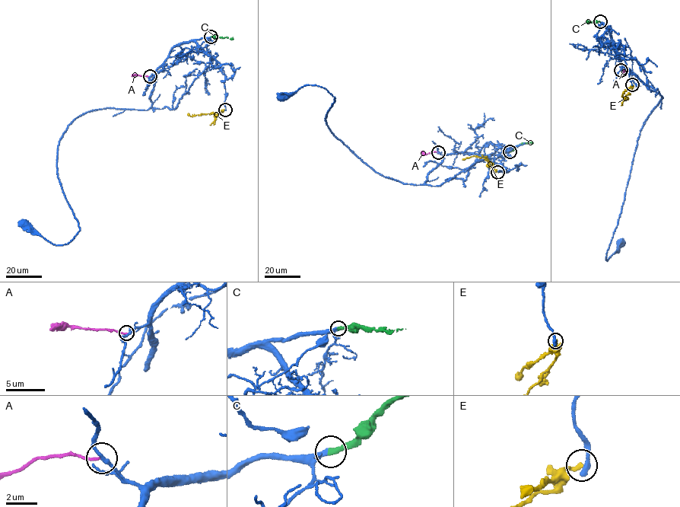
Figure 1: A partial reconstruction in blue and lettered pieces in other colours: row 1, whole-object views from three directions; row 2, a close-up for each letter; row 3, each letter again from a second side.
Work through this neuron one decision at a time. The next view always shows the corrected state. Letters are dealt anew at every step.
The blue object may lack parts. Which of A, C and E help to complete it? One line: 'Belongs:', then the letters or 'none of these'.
Belongs: C

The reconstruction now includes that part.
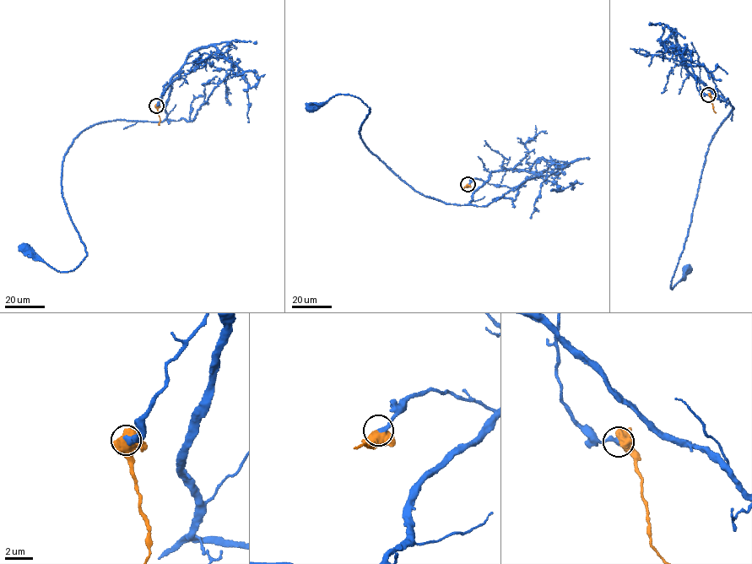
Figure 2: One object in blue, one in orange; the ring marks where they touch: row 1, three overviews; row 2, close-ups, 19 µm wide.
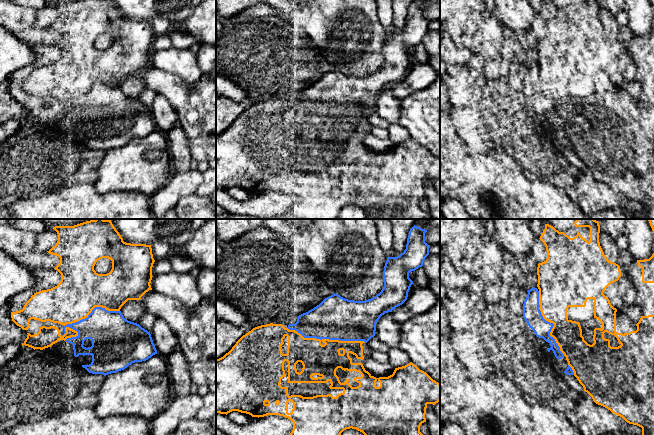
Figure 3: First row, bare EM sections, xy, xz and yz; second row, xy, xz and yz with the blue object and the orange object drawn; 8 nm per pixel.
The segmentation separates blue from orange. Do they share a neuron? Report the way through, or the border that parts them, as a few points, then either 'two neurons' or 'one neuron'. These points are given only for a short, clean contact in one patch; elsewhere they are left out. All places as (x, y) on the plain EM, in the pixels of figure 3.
one neuron

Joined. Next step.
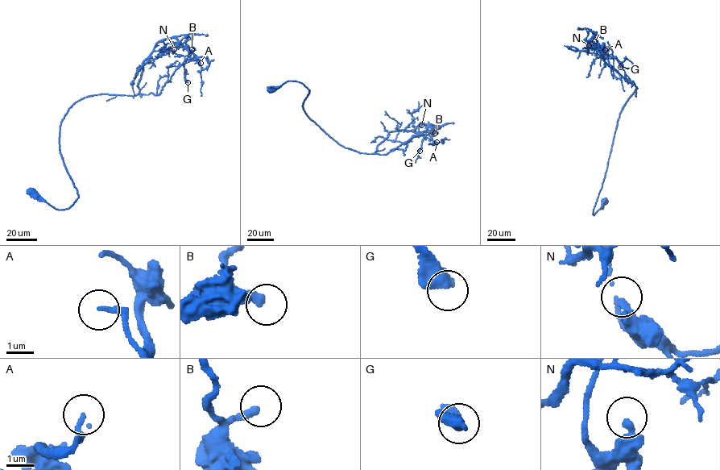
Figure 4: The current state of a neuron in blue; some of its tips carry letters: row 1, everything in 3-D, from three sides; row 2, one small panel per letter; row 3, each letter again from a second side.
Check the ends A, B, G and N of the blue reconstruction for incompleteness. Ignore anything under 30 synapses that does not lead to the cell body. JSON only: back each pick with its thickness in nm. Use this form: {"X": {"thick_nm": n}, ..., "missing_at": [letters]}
{"missing_at": []}

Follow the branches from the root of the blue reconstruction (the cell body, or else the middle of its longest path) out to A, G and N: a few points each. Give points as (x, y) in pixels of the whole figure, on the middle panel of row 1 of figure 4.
A: (271, 89), (302, 83), (309, 90), (303, 106), (308, 116), (359, 152), (386, 154), (422, 135), (436, 142)
G: (271, 89), (302, 83), (309, 90), (303, 106), (308, 116), (346, 148), (386, 154), (424, 135), (420, 151)
N: (271, 89), (302, 83), (308, 116), (361, 152), (425, 139), (421, 125)

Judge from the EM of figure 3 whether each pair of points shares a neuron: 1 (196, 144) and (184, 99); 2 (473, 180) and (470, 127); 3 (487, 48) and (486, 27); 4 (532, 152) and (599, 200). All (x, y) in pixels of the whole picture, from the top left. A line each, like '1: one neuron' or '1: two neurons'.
1: one neuron
2: two neurons
3: one neuron
4: one neuron

